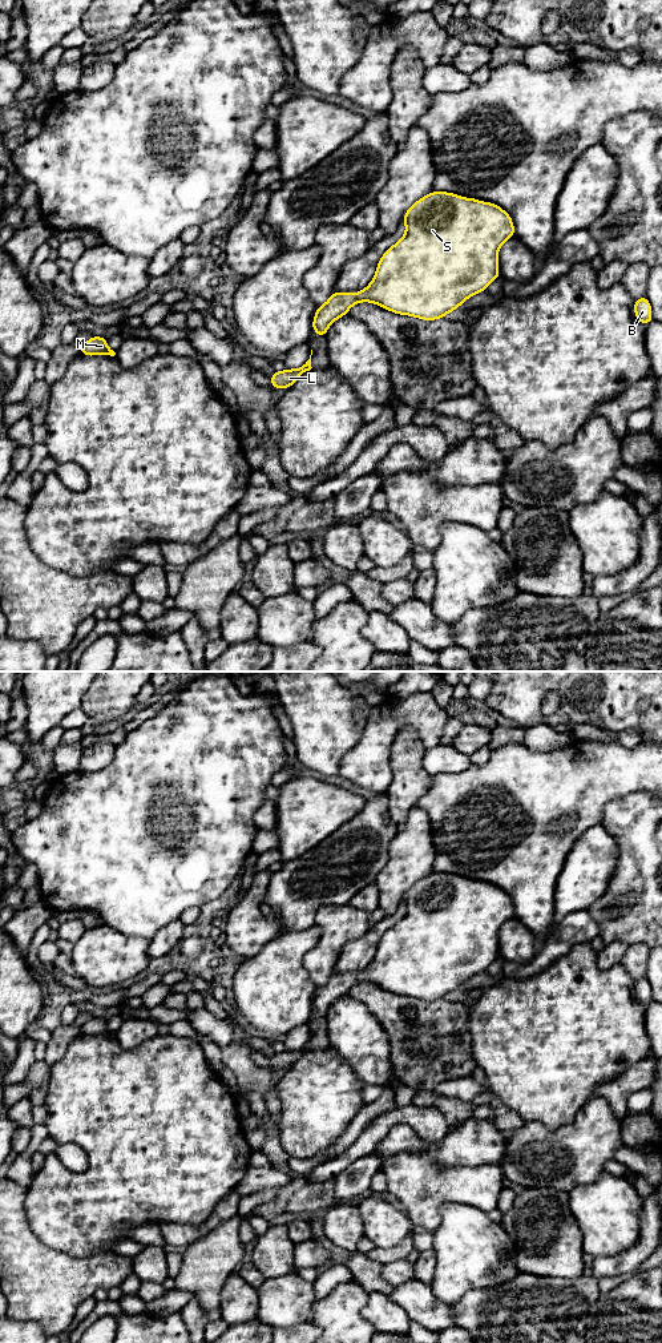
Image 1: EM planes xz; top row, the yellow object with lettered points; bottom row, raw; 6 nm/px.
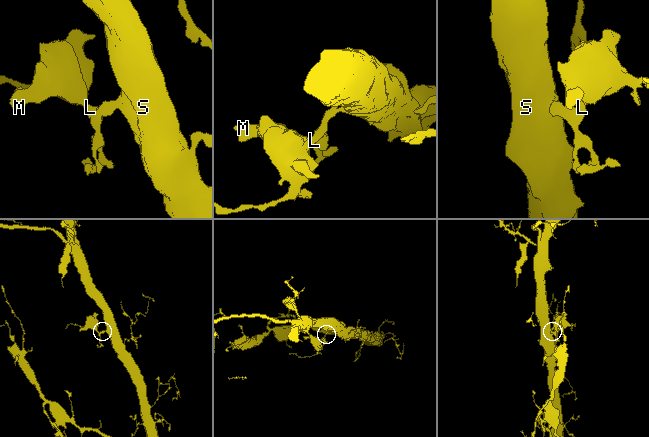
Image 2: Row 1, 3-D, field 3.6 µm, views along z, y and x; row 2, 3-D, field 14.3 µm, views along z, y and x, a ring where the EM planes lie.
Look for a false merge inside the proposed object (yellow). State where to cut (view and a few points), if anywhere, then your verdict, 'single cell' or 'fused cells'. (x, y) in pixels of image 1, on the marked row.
no cut | single cell

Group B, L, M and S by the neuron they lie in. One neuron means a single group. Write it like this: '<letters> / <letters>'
B L M S

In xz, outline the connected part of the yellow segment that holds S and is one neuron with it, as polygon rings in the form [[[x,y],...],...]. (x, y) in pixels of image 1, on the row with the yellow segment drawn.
[[[432,191],[416,201],[404,214],[405,234],[380,258],[371,283],[360,293],[334,293],[328,301],[316,307],[312,330],[324,336],[328,327],[348,310],[362,302],[379,305],[384,310],[400,315],[409,315],[423,320],[436,320],[455,311],[468,298],[481,291],[500,277],[498,250],[509,238],[514,237],[510,215],[492,202],[459,197],[456,193]]]

